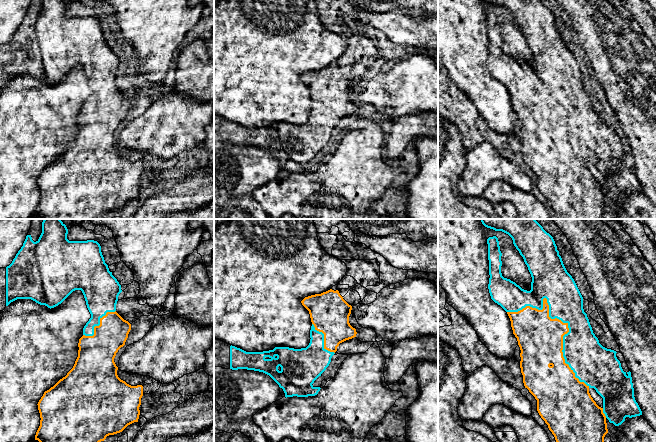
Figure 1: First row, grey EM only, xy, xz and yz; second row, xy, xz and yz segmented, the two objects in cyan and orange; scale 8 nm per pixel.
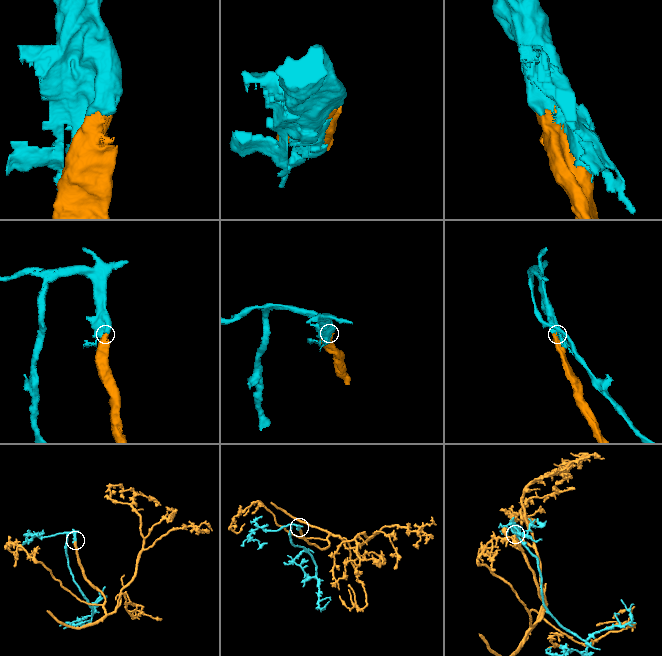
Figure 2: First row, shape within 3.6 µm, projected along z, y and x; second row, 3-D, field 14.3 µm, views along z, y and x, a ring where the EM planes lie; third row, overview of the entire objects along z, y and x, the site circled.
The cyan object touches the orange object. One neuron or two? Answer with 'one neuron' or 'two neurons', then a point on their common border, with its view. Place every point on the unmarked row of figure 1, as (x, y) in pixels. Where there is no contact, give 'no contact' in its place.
one neuron; meets cyan in yz at (559, 95)

